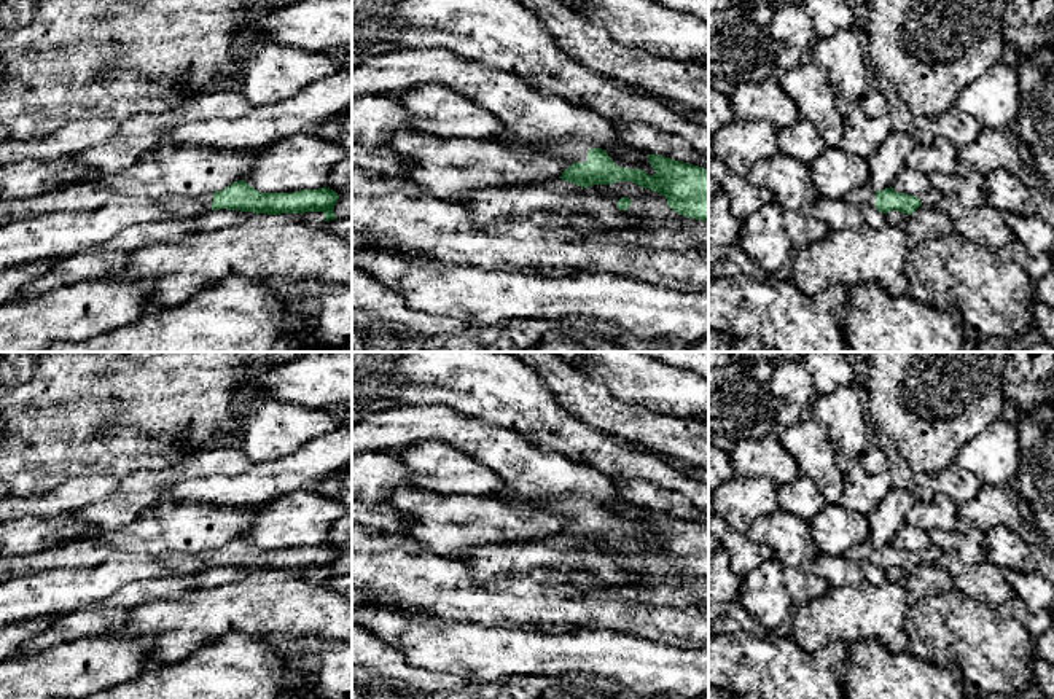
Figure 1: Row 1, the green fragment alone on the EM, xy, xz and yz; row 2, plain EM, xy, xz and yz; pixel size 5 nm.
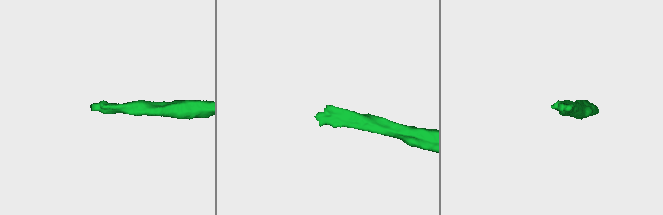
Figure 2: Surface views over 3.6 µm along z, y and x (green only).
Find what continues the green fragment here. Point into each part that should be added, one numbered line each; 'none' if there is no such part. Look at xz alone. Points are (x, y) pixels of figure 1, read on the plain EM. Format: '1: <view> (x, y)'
1: xz (572, 507)

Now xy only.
1: xy (45, 594)

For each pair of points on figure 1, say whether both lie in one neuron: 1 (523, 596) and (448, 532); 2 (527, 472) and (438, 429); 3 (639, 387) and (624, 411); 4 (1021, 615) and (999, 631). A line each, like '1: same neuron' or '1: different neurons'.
1: different neurons
2: same neuron
3: different neurons
4: different neurons

